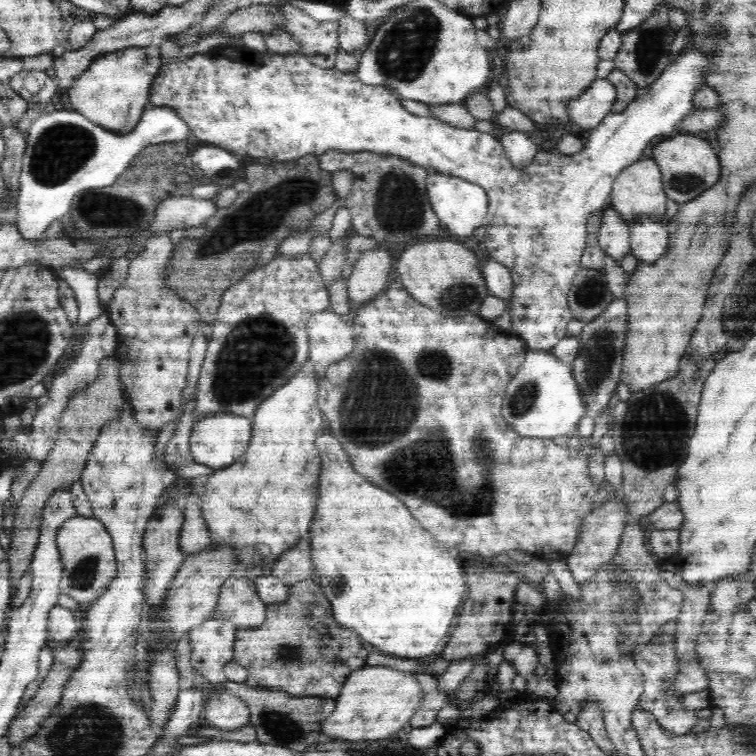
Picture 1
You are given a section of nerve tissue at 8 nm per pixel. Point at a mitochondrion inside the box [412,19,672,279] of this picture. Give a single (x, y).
(648, 50)

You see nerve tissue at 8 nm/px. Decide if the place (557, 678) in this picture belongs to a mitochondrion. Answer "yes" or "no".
no

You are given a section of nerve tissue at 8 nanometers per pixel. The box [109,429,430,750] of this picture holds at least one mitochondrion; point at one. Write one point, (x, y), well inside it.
(282, 723)

